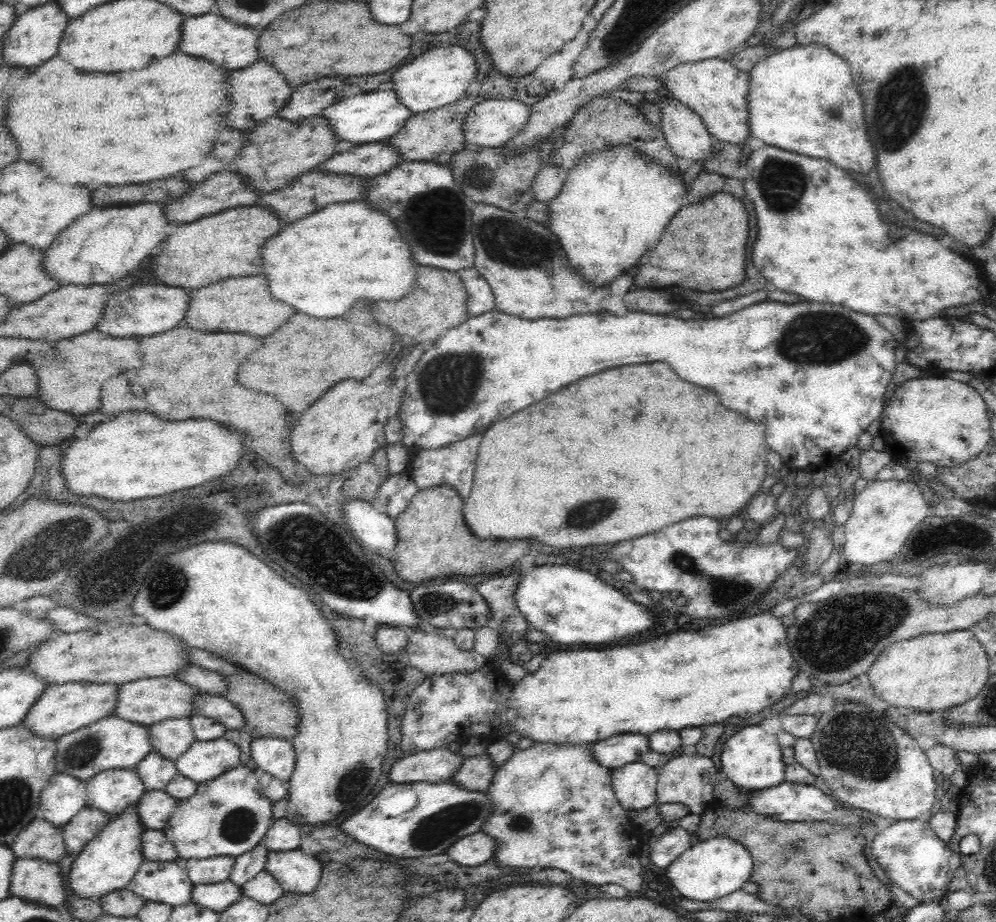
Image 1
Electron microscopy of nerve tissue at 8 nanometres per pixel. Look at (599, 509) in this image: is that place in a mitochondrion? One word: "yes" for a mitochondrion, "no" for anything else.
yes

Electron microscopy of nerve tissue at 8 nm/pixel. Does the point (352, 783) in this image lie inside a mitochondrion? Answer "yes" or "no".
yes

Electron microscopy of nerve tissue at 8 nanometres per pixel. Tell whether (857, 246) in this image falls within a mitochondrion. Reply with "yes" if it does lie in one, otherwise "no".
no

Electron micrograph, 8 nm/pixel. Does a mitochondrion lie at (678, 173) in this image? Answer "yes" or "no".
no

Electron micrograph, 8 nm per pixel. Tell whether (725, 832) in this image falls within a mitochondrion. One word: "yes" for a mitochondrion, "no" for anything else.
no

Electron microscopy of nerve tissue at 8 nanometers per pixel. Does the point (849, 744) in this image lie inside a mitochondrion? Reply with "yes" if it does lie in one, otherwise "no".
yes

